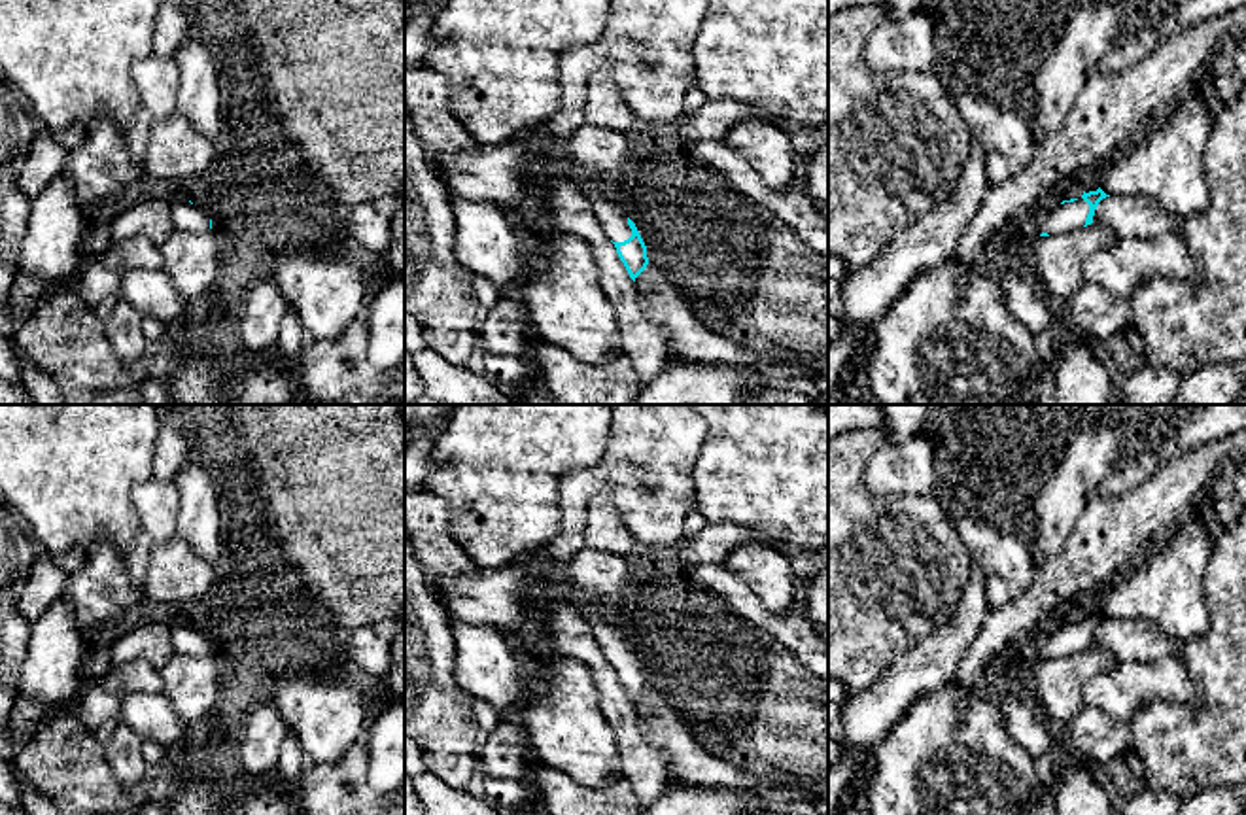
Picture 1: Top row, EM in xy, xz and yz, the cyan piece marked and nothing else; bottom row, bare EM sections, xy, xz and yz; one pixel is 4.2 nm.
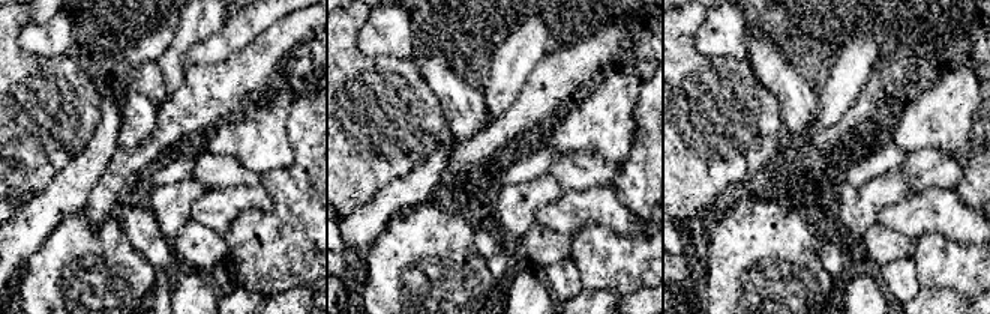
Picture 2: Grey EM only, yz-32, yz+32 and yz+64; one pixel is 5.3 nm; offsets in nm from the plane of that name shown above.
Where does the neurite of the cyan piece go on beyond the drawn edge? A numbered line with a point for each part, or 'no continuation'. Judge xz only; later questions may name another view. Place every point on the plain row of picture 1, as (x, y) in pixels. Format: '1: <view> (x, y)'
1: xz (613, 643)

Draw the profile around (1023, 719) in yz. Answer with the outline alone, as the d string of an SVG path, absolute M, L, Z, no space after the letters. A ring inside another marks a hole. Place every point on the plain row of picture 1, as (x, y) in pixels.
M989 688L1002 707L1006 730L1032 758L1061 751L1053 745L1044 724L1044 715L1030 694L1008 688Z

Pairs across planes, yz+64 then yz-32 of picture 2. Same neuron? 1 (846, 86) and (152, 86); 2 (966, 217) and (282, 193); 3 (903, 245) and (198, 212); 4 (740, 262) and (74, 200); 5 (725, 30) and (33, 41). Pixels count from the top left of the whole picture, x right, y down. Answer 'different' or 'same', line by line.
1: different
2: different
3: different
4: different
5: same

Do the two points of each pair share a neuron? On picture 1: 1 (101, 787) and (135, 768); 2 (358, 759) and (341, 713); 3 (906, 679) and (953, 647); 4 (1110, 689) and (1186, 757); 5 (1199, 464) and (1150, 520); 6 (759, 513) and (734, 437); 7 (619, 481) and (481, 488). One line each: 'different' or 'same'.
1: different
2: different
3: same
4: different
5: same
6: same
7: different

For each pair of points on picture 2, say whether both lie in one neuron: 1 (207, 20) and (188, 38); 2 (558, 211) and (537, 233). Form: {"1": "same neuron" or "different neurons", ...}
{"1": "same neuron", "2": "different neurons"}

